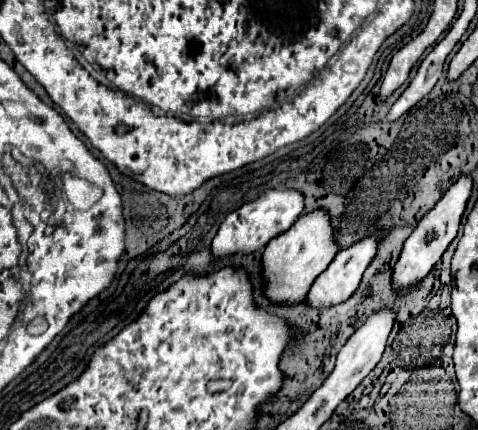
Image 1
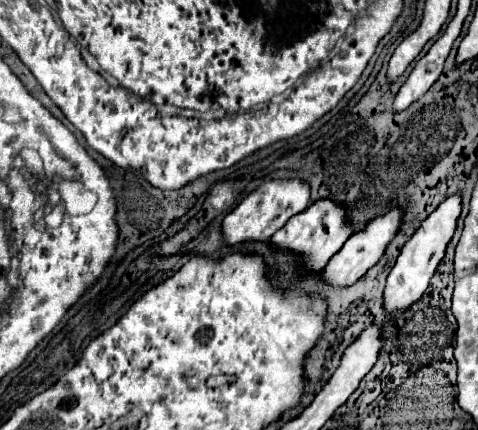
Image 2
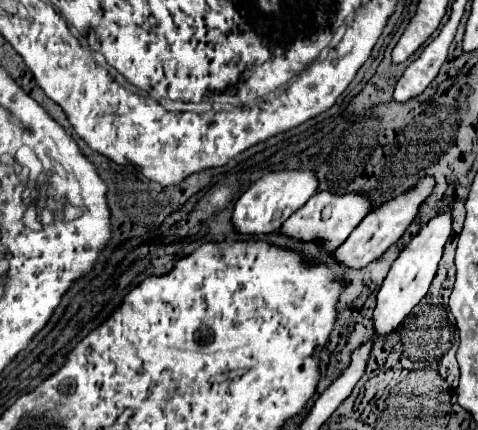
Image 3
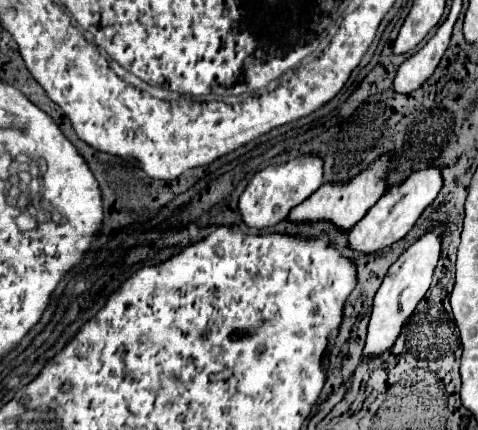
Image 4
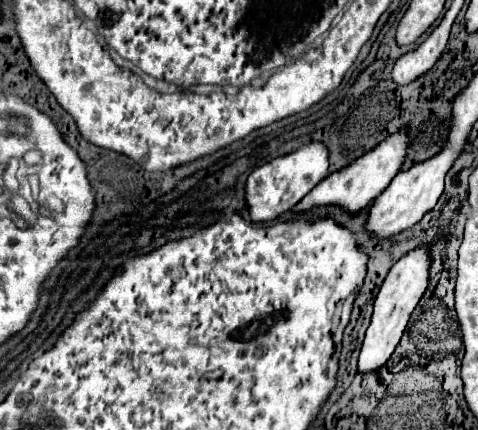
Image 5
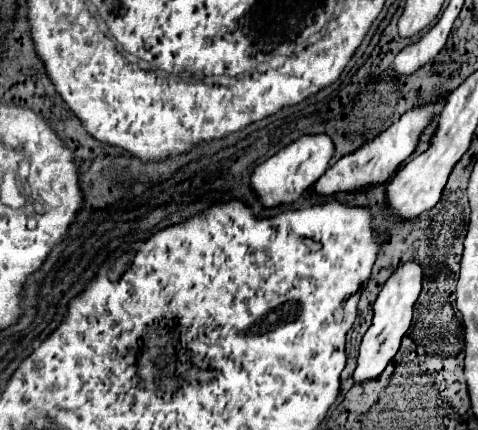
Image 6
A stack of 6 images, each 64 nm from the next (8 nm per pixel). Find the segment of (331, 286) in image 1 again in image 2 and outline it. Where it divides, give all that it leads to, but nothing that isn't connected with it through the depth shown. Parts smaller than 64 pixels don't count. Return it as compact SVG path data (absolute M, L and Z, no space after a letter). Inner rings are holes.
M394 208L390 210L386 216L380 216L380 218L374 218L366 224L366 228L362 232L356 232L352 234L346 244L340 248L340 252L336 252L328 266L322 270L320 274L320 282L322 284L328 284L328 286L334 286L334 288L346 288L346 286L352 286L360 276L364 276L368 272L368 268L372 268L384 254L386 246L390 244L390 240L396 236L398 228L400 228L400 222L402 222L402 210L400 208Z

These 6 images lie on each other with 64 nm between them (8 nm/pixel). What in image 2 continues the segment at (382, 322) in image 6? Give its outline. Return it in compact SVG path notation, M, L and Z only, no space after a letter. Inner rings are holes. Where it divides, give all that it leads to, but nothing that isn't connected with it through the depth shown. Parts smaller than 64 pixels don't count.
M462 192L448 196L414 232L414 236L404 244L394 268L388 274L386 290L384 290L384 310L390 312L404 312L408 310L428 288L430 278L434 276L440 260L444 258L444 250L456 232L456 220L462 212Z

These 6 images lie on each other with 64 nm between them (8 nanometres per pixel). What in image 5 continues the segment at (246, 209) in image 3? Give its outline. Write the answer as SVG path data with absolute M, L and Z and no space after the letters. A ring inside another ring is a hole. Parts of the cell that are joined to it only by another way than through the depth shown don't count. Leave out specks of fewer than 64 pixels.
M308 142L296 152L276 158L256 168L246 180L246 206L252 222L270 222L296 206L320 180L328 176L328 148L320 142Z

